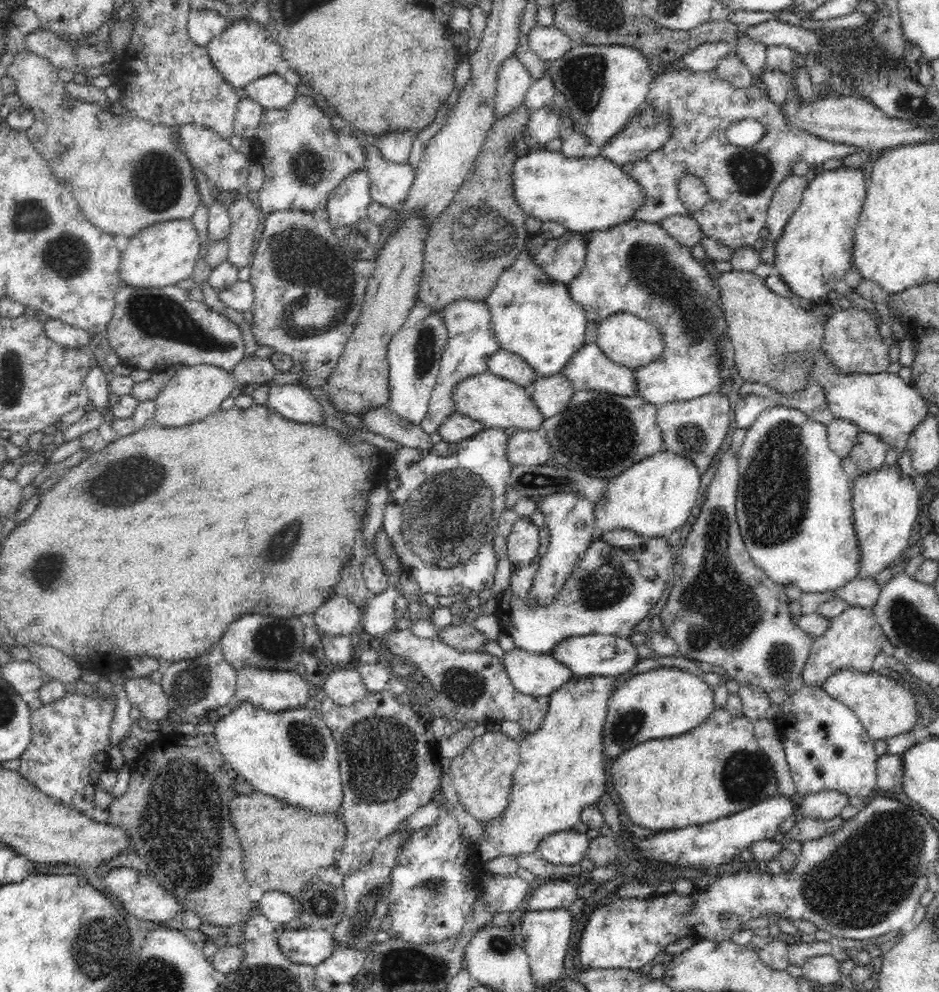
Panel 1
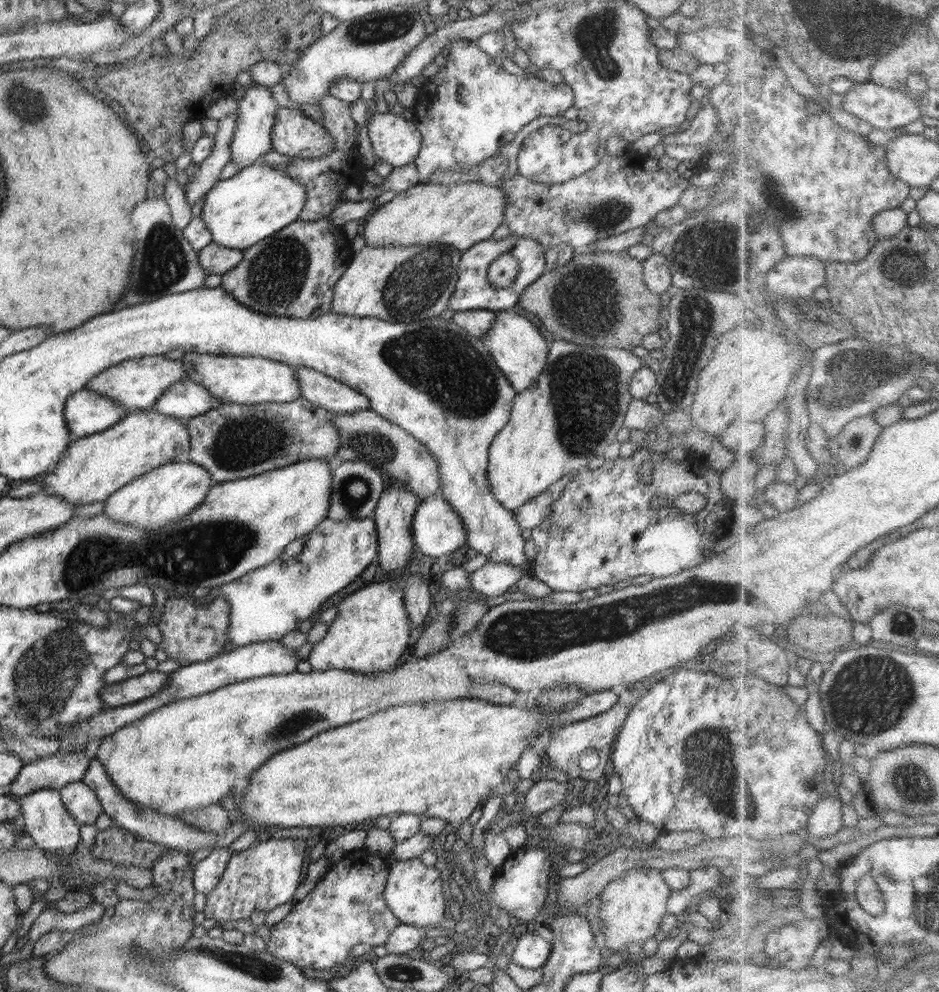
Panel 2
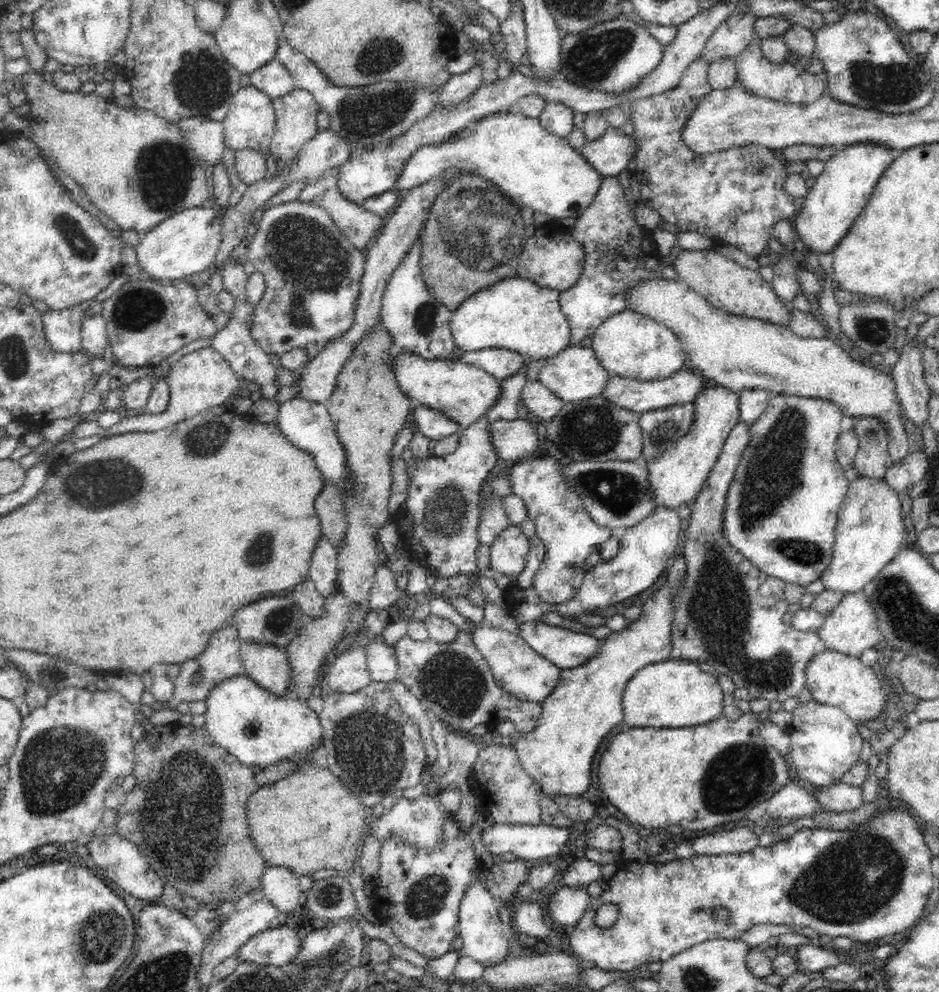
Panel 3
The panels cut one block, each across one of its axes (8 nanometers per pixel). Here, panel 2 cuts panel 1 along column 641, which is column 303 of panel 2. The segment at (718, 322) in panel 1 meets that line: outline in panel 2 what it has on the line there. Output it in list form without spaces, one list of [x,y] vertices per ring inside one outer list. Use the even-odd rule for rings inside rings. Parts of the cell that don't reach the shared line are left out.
[[[330,217],[315,222],[298,219],[295,223],[282,228],[277,234],[245,249],[244,258],[240,260],[238,266],[223,275],[222,287],[237,302],[255,312],[267,316],[314,318],[331,312],[333,288],[347,270],[353,255],[352,241],[345,237],[342,226],[330,223]],[[296,366],[296,379],[300,383],[300,396],[335,414],[370,410],[368,397],[314,368]]]

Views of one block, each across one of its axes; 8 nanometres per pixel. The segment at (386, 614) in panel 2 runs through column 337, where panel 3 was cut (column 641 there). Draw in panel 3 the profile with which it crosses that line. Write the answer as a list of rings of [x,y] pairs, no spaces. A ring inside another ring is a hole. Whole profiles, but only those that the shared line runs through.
[[[683,554],[678,558],[674,557],[663,577],[668,582],[654,591],[652,597],[642,603],[640,618],[630,621],[628,628],[612,631],[608,637],[600,640],[600,652],[589,662],[574,669],[563,670],[558,685],[552,694],[542,702],[543,710],[536,728],[524,737],[512,740],[515,743],[517,757],[526,774],[548,798],[582,797],[588,791],[594,756],[596,756],[604,736],[608,736],[614,727],[622,724],[624,720],[622,698],[628,682],[634,674],[638,673],[638,670],[670,659],[670,651],[672,651],[671,626],[674,610],[671,600],[681,589],[681,582],[685,579],[686,569],[687,564]]]

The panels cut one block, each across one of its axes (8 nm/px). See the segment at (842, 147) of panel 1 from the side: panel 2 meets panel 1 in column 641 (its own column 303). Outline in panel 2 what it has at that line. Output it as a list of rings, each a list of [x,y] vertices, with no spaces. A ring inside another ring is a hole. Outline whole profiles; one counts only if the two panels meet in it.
[[[330,93],[322,96],[317,105],[320,105],[322,118],[320,124],[334,137],[334,150],[328,152],[322,158],[312,158],[312,160],[303,160],[297,156],[290,157],[290,168],[286,176],[290,176],[295,182],[298,182],[306,189],[306,203],[298,219],[315,222],[318,219],[328,217],[334,208],[351,199],[349,189],[355,184],[362,183],[363,166],[356,160],[355,152],[358,144],[358,124],[354,122],[350,114],[350,103],[344,102]]]

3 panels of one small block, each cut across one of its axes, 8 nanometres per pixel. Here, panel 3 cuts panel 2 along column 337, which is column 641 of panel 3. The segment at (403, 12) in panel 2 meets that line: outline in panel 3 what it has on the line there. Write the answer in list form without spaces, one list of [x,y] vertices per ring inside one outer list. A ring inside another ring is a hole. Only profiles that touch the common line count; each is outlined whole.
[[[624,13],[584,32],[567,34],[561,39],[560,48],[560,77],[572,84],[608,94],[634,90],[638,82],[658,66],[663,55],[663,44],[652,37],[646,27],[634,23]]]

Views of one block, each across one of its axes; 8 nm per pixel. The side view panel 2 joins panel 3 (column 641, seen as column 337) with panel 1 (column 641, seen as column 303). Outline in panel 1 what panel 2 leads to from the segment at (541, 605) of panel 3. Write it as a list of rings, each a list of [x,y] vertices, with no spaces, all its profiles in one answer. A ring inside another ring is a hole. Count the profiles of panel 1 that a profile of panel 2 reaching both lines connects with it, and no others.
[[[594,537],[574,565],[561,592],[544,606],[528,603],[530,586],[534,584],[532,580],[540,566],[540,556],[536,556],[529,565],[512,567],[510,585],[498,596],[494,612],[499,618],[499,626],[512,637],[517,648],[542,655],[551,655],[558,642],[574,636],[632,636],[634,626],[650,615],[650,608],[660,600],[666,588],[670,566],[674,564],[674,548],[668,545],[667,538],[645,539],[640,550],[632,550],[612,546]]]

